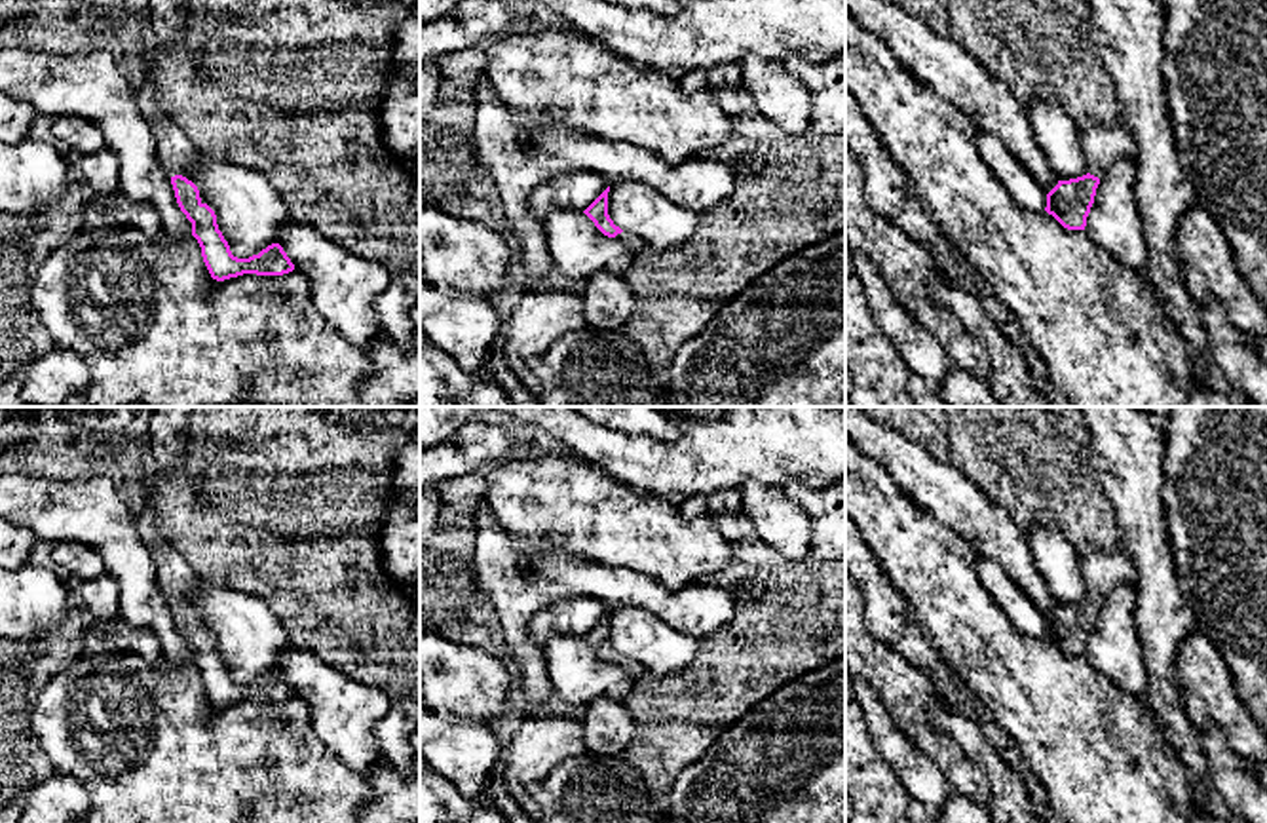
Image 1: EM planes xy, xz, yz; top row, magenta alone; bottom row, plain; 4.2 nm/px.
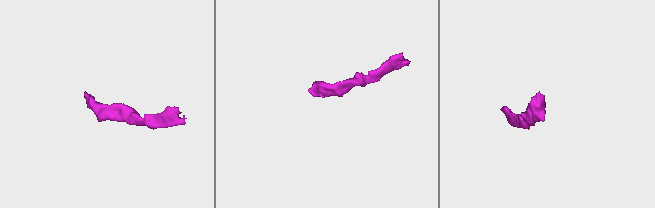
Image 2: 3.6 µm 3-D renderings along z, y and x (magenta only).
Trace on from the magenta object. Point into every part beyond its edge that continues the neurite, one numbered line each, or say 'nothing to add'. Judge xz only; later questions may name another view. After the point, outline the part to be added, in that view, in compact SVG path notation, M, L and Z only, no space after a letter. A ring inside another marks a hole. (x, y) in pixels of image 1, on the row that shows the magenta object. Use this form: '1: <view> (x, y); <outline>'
1: xz (633, 242); M629 232L617 234L615 239L627 243L633 251L638 251L644 245L638 236L633 236Z

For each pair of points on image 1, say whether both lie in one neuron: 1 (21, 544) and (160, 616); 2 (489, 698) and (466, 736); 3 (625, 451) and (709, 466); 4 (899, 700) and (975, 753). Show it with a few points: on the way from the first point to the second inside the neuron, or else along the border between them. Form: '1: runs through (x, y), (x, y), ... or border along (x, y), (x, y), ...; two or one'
1: border along (19, 525), (38, 538); two
2: border along (439, 715), (487, 725); two
3: runs through (646, 464), (688, 466); one
4: border along (931, 706), (929, 719), (965, 755); two

